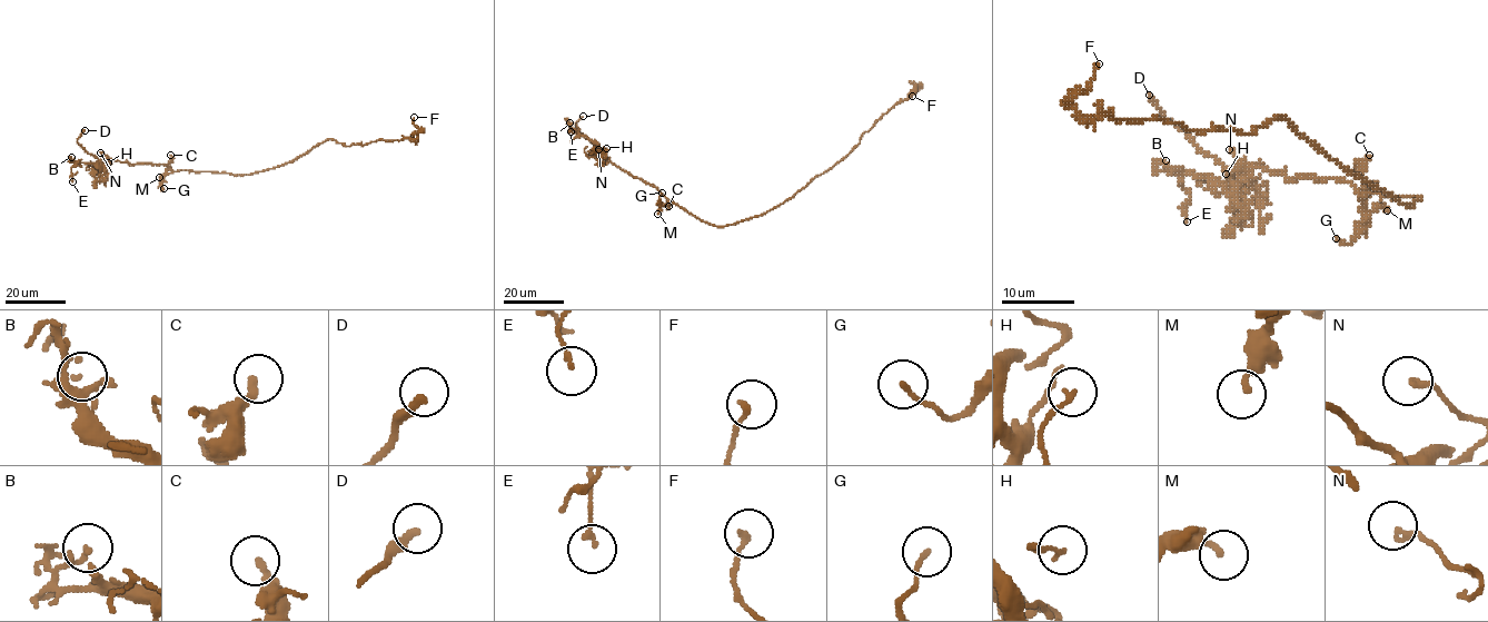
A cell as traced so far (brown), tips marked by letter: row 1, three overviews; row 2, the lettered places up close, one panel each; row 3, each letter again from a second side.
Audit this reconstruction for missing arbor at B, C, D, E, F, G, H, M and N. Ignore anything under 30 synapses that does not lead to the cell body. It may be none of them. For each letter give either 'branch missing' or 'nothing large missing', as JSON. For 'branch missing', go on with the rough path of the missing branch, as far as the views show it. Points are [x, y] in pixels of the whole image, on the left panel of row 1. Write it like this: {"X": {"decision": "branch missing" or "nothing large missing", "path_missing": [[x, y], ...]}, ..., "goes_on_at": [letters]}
{"B": {"decision": "nothing large missing"}, "C": {"decision": "nothing large missing"}, "D": {"decision": "branch missing", "path_missing": [[85, 130], [80, 124], [68, 120], [25, 141]]}, "E": {"decision": "nothing large missing"}, "F": {"decision": "nothing large missing"}, "G": {"decision": "nothing large missing"}, "H": {"decision": "nothing large missing"}, "M": {"decision": "nothing large missing"}, "N": {"decision": "nothing large missing"}, "goes_on_at": ["D"]}

